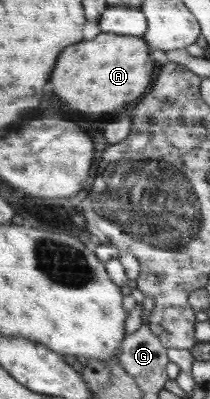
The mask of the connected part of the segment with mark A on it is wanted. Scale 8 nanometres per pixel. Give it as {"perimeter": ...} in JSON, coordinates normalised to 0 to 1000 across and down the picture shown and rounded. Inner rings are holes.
{"perimeter":[[[471,83],[452,95],[310,125],[310,140],[290,140],[290,160],[271,160],[271,180],[252,180],[252,231],[310,261],[357,266],[386,281],[538,281],[690,231],[690,221],[719,211],[729,175],[738,155],[710,145],[710,110],[681,93]]]}

